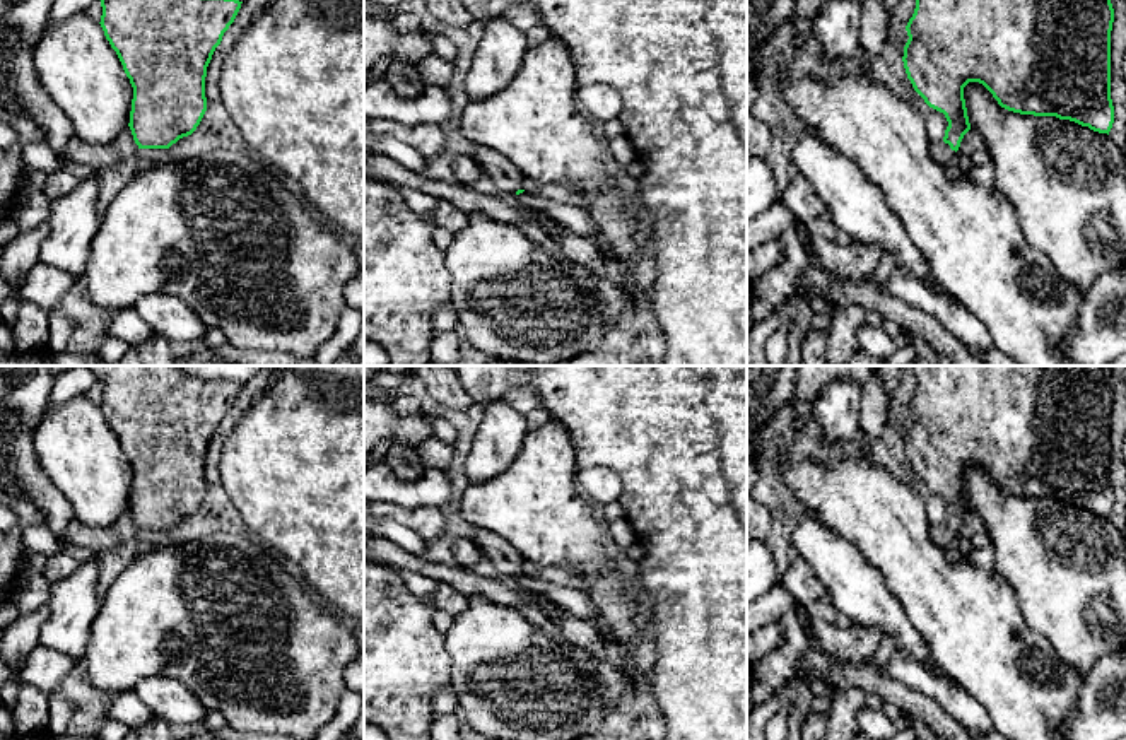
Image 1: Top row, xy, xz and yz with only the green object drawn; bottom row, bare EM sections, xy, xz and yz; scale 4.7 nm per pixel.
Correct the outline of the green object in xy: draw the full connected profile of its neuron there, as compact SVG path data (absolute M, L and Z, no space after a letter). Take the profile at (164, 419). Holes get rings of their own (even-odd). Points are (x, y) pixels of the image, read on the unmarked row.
M87 366L101 383L101 410L133 470L130 513L138 532L169 532L191 518L207 494L207 449L241 386L202 379L181 366Z

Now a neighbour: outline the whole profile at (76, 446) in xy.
M87 395L48 405L34 431L36 456L87 526L111 526L130 506L133 470L99 405Z

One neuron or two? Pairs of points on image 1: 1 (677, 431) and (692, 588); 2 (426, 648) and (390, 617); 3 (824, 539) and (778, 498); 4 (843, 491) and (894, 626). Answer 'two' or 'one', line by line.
1: one
2: one
3: two
4: two

